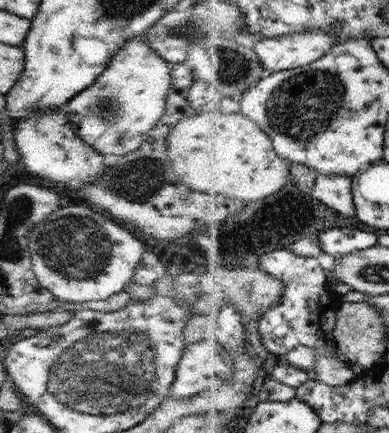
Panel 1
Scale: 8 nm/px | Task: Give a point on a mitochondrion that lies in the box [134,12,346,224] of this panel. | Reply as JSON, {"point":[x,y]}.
{"point":[233,67]}

